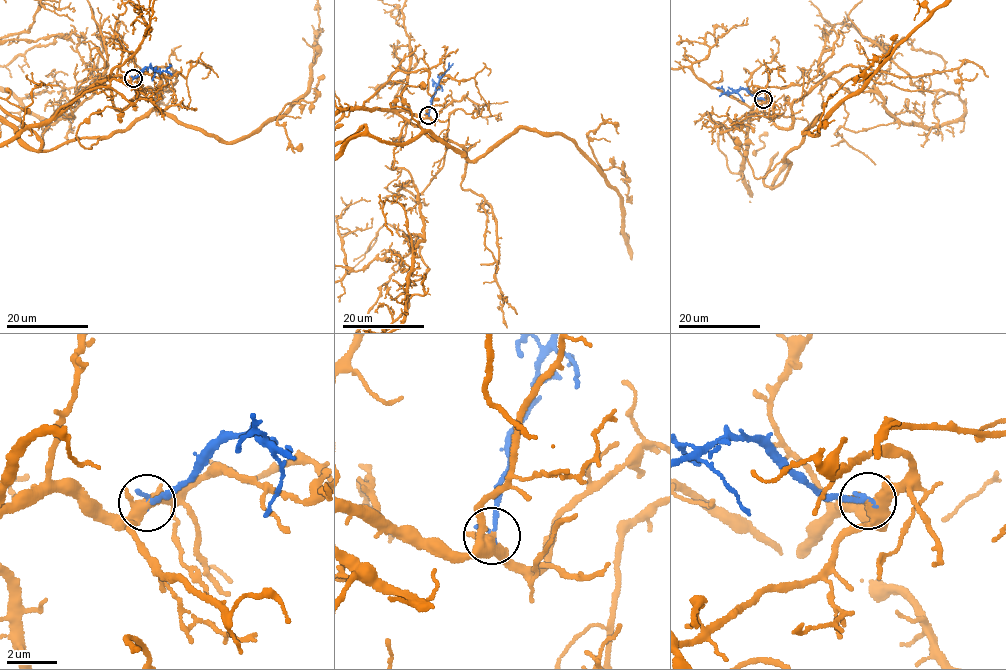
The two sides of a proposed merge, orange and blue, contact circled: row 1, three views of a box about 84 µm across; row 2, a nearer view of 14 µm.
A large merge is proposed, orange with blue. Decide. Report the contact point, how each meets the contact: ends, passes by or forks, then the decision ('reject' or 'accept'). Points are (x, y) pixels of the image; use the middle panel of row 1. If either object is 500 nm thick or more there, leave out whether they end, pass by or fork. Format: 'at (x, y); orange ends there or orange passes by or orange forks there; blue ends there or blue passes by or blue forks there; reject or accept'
at (428, 115); orange forks there; blue ends there; accept

